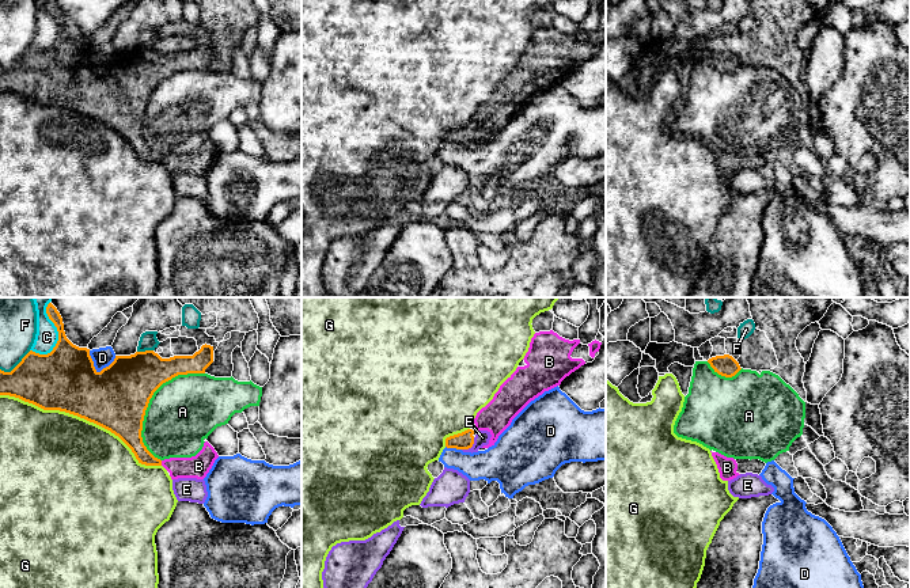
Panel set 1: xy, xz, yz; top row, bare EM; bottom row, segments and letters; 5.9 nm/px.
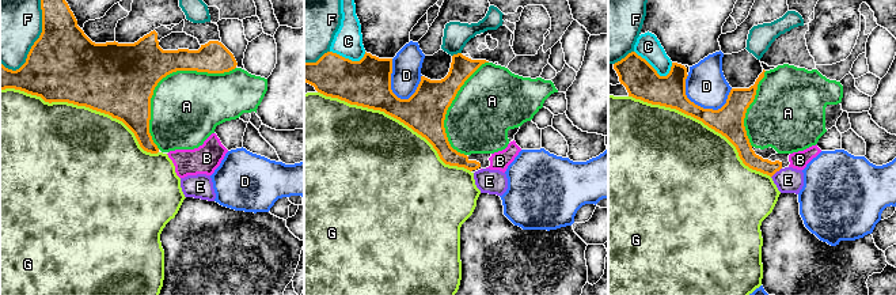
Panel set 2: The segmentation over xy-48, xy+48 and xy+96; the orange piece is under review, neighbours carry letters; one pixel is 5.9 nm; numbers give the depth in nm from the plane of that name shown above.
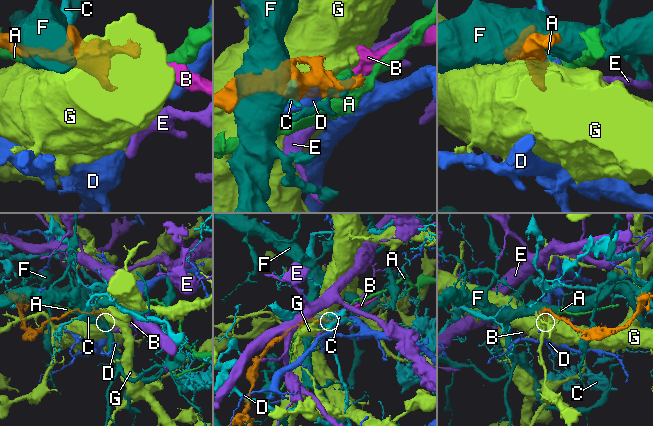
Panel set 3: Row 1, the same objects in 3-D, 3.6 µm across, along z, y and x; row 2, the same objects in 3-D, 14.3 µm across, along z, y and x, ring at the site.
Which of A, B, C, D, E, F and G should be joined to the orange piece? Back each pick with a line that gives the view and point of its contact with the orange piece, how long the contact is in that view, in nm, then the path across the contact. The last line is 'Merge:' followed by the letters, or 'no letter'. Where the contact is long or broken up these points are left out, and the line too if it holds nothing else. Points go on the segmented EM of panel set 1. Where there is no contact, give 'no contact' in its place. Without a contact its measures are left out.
B: contact xy (160, 463); length 30 nm; way xy (131, 433), (136, 446), (160, 463), (198, 466)
Merge: B

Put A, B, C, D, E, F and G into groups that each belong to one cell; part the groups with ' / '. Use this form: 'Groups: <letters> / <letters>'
Groups: A / B / C / D / E / F / G

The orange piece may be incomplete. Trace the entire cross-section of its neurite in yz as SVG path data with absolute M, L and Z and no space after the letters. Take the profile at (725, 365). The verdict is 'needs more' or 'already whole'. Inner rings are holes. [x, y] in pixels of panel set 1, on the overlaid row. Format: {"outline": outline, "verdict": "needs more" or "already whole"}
{"outline": "M729 354L712 357L708 363L714 372L725 378L732 378L742 369L739 363Z", "verdict": "already whole"}

